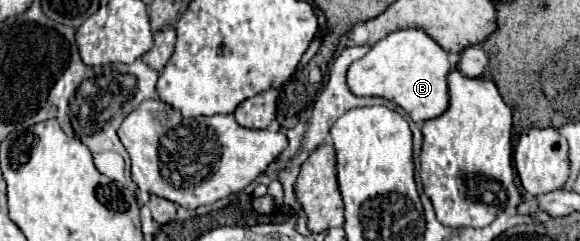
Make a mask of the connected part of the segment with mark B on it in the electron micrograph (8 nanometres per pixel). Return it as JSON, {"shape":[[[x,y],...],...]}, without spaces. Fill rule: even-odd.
{"shape":[[[408,28],[408,30],[392,32],[384,40],[380,40],[378,44],[374,44],[372,50],[364,58],[356,60],[350,66],[346,78],[348,78],[350,90],[356,96],[382,96],[382,98],[388,98],[388,100],[396,102],[400,108],[404,108],[418,126],[422,126],[426,120],[438,118],[448,108],[448,100],[450,98],[448,98],[446,76],[448,76],[450,70],[452,70],[452,66],[448,62],[448,54],[426,32]]]}

